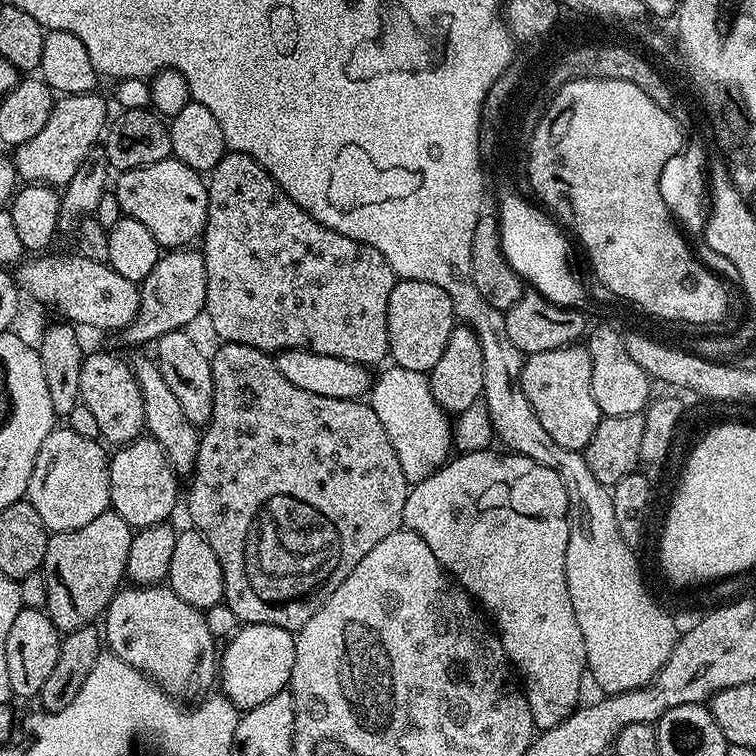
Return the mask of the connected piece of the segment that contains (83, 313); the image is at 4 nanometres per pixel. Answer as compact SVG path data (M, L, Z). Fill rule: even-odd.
M40 254L28 258L15 269L15 282L29 292L35 303L50 306L56 304L65 321L84 328L97 328L100 332L112 332L134 322L140 310L140 290L137 281L122 278L109 263L94 262L79 254L52 256Z

